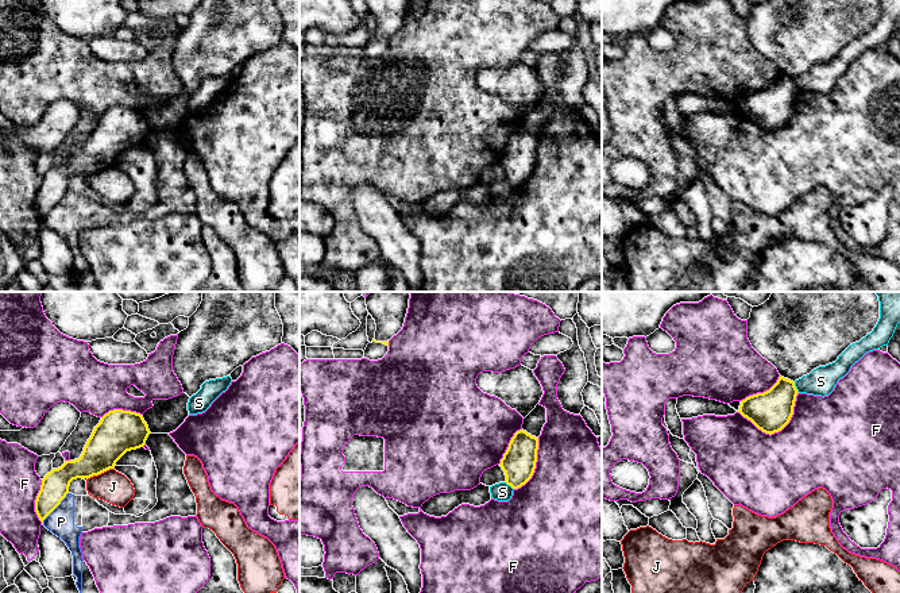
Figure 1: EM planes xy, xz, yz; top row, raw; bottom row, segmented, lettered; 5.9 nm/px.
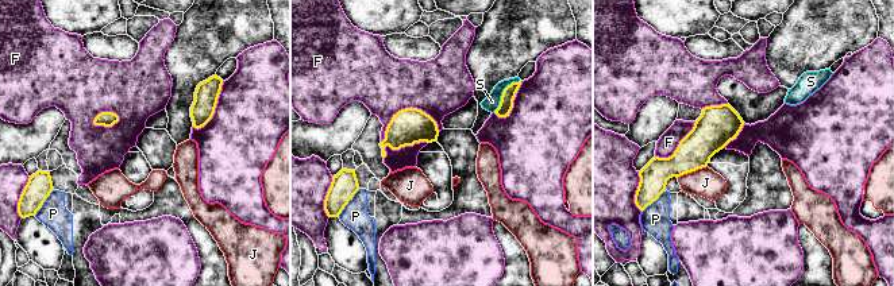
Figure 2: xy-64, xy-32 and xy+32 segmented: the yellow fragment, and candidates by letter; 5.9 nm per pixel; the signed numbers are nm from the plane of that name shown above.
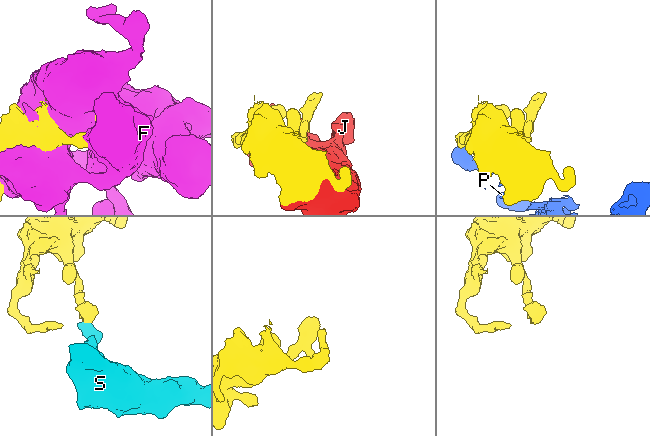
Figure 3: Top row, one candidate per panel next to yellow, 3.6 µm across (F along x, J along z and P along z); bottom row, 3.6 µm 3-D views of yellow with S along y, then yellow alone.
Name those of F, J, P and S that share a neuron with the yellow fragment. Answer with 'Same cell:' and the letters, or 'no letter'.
Same cell: no letter

